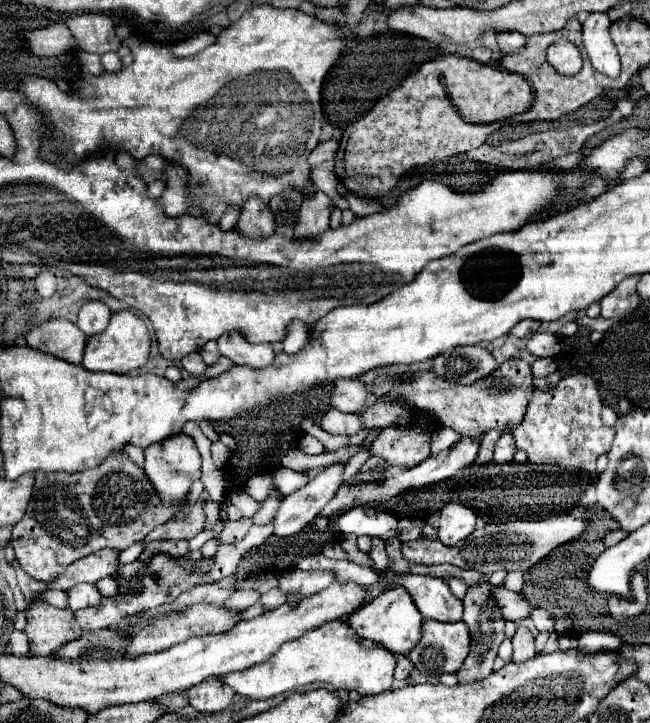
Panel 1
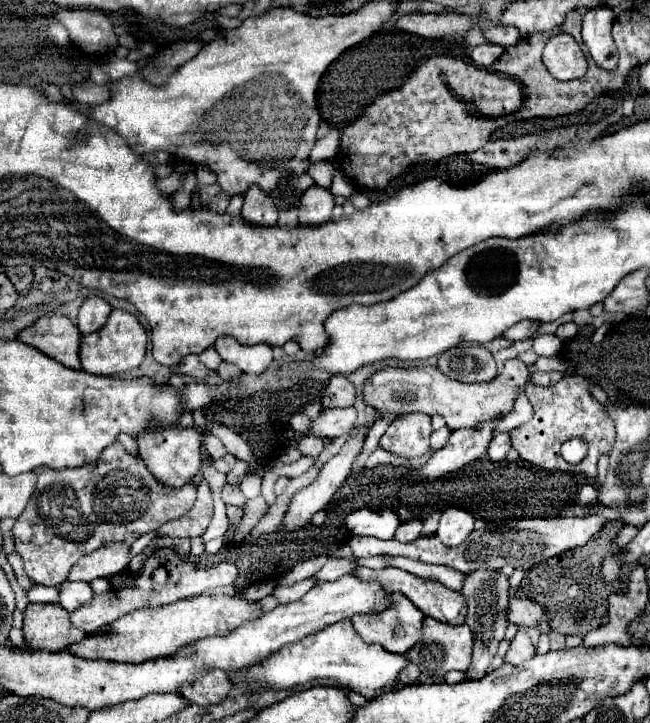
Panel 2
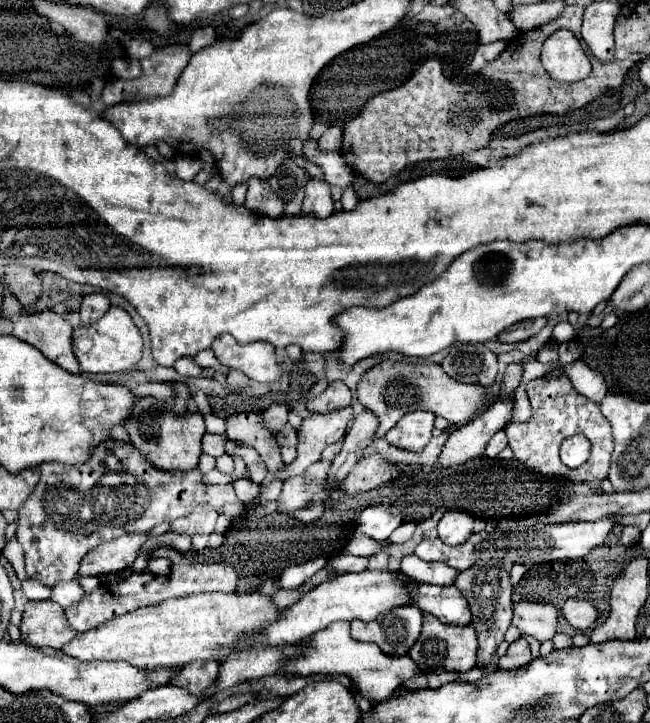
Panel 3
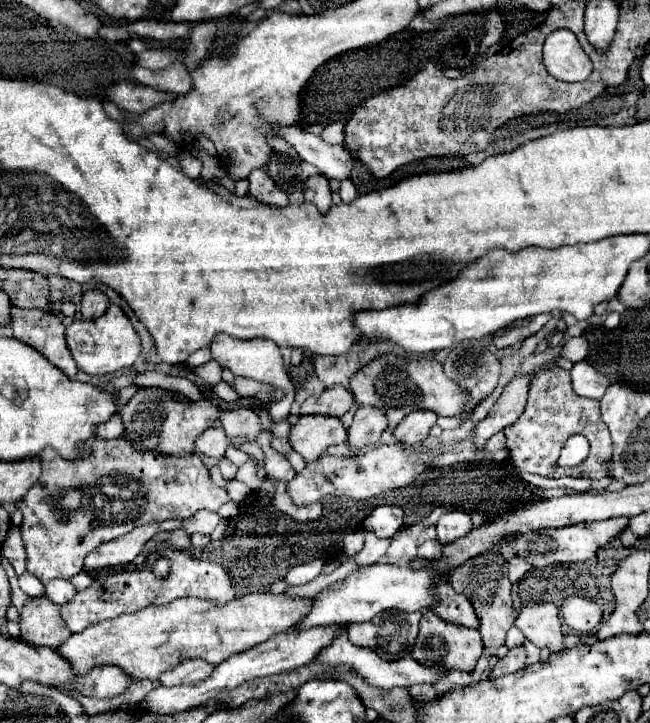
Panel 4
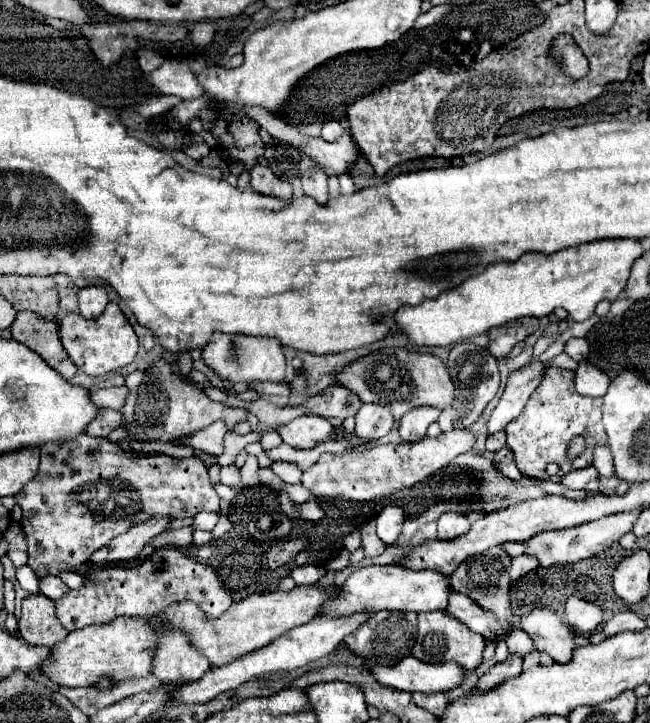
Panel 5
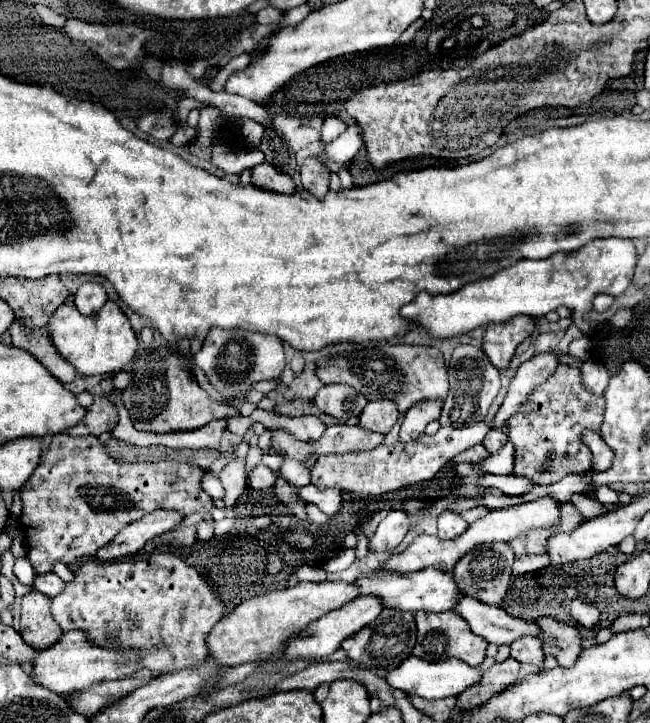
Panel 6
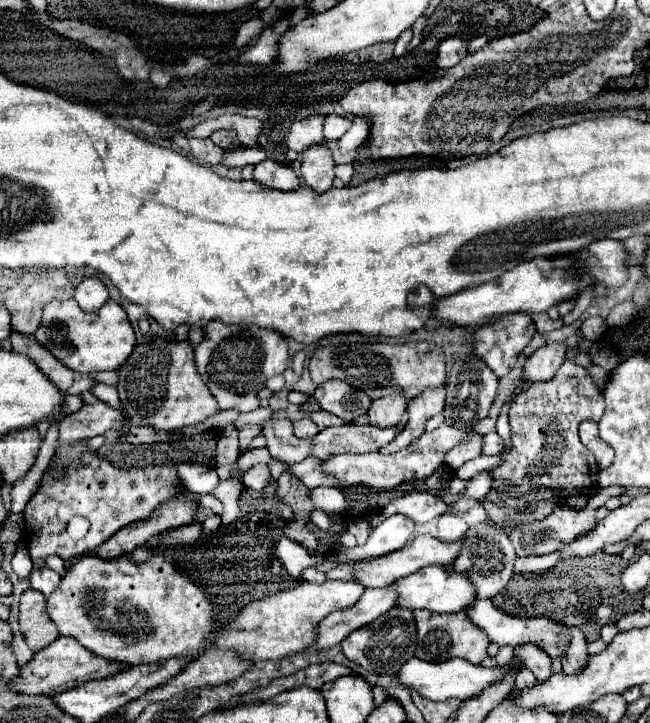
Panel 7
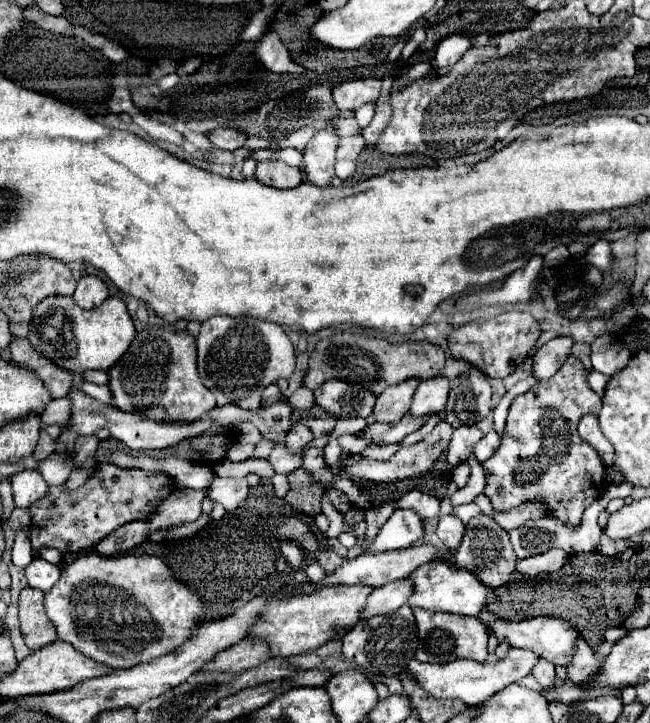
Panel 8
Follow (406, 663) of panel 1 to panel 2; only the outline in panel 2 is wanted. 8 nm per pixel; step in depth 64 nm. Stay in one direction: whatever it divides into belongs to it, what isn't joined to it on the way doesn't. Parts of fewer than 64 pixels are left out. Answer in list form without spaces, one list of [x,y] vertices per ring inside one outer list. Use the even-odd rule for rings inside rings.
[[[408,662],[408,666],[406,666],[406,668],[400,672],[398,680],[400,680],[402,684],[416,684],[416,682],[420,680],[420,668],[418,668],[416,664]]]

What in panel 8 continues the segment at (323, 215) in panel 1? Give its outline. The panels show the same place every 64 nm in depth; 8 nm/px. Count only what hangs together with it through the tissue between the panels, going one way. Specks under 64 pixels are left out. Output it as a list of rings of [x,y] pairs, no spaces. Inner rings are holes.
[[[332,126],[320,130],[304,150],[304,172],[310,184],[326,188],[334,178],[334,154],[338,148],[338,136]]]

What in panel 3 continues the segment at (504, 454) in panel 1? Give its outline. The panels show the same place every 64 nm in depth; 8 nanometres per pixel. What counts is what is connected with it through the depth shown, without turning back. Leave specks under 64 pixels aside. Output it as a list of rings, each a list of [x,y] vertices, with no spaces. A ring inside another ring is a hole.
[[[500,430],[500,432],[496,432],[496,434],[492,436],[492,440],[488,442],[488,446],[486,446],[486,456],[490,456],[490,458],[498,458],[498,454],[500,454],[506,446],[508,446],[506,432]]]

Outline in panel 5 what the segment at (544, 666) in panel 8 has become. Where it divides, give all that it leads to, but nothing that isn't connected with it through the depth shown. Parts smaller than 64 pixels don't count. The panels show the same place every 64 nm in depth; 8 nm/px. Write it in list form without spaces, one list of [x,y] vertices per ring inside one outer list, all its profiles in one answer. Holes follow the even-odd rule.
[[[514,630],[514,632],[508,632],[508,638],[506,638],[506,644],[508,644],[508,650],[514,652],[514,654],[520,654],[520,656],[526,656],[530,650],[532,650],[532,640],[526,632],[522,630]]]

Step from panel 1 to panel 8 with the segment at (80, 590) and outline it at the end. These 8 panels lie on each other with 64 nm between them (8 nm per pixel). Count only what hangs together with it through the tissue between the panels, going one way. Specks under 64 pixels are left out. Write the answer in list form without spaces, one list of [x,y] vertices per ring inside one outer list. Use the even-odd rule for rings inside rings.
[[[34,558],[32,564],[24,570],[24,574],[26,574],[28,584],[30,584],[32,588],[38,588],[38,590],[42,590],[42,592],[50,592],[52,586],[54,586],[54,584],[58,582],[58,578],[60,578],[60,568],[48,564],[48,562],[42,560],[42,558],[40,558],[40,560]]]

